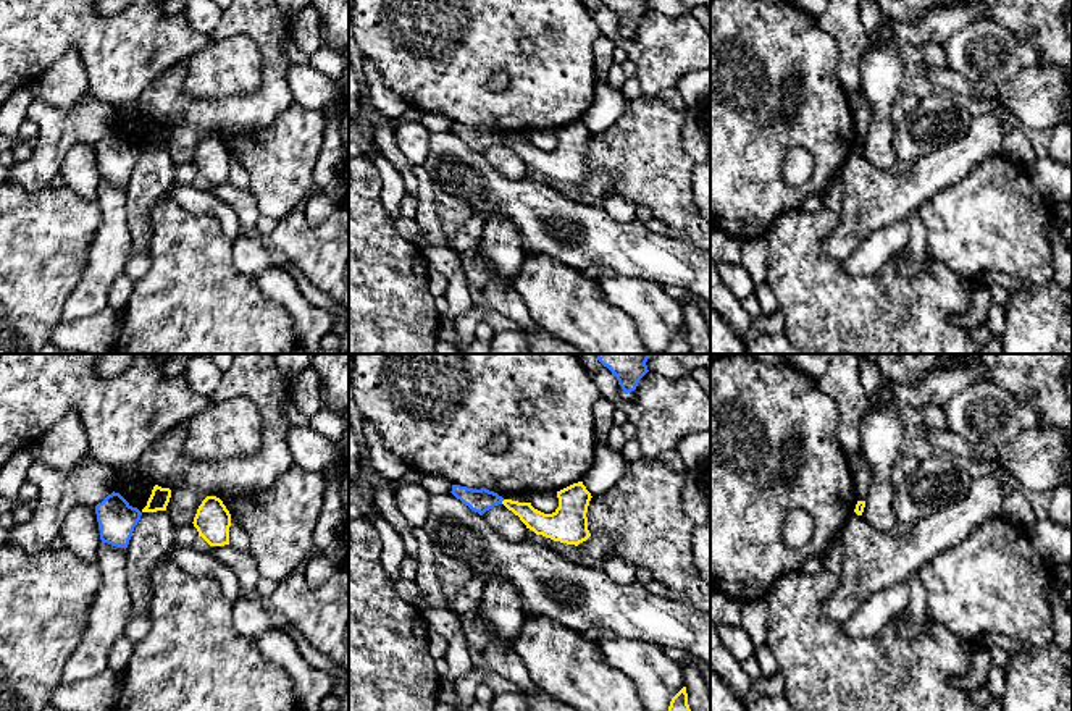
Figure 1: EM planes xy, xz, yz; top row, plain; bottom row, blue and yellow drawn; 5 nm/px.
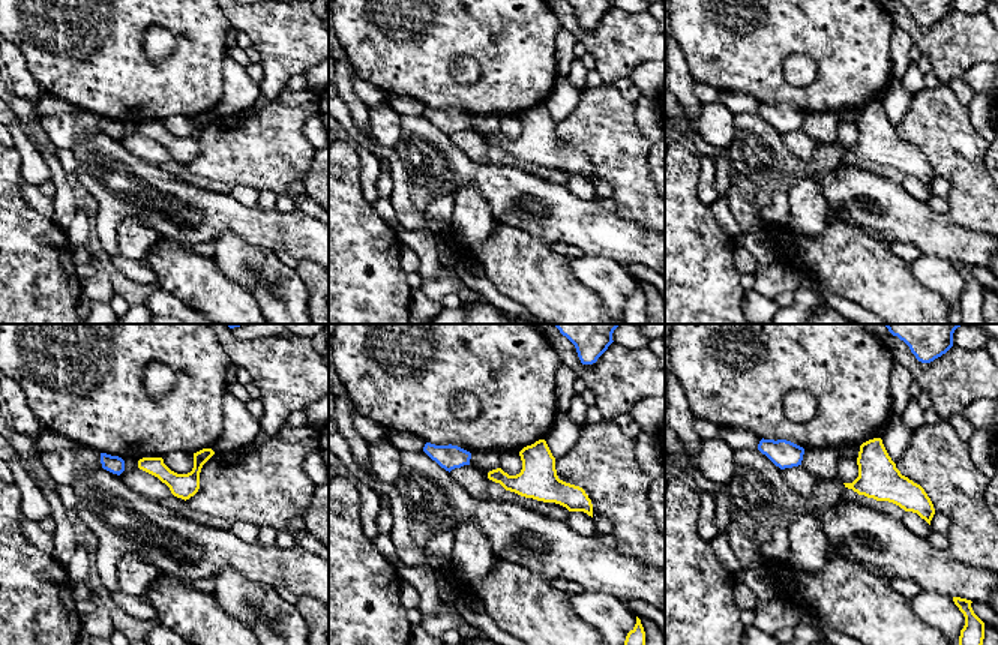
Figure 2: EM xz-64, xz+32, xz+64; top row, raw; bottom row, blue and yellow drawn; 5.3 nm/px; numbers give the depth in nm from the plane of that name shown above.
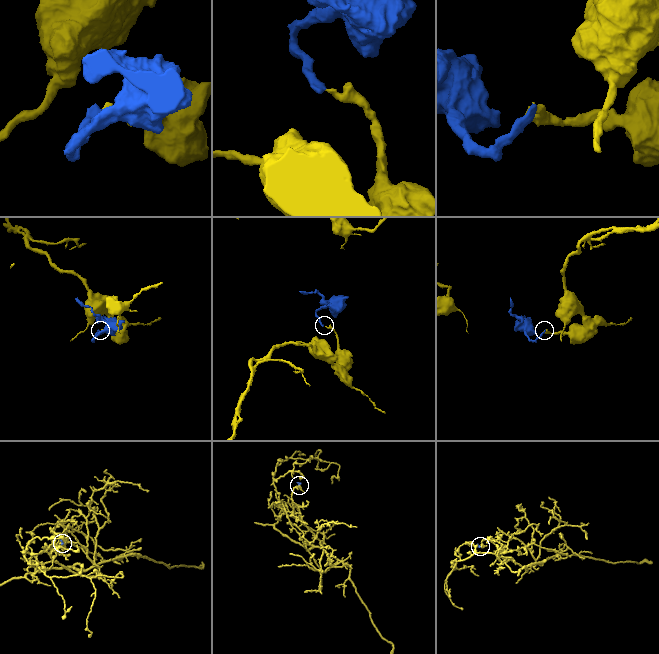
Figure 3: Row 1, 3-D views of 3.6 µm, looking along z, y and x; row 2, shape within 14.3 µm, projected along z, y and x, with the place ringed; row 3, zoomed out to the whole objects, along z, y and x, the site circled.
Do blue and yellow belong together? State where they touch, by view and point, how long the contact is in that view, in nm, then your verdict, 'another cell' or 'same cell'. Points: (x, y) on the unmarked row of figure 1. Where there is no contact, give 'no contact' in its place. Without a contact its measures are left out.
xz (502, 138) | 30 nm | another cell

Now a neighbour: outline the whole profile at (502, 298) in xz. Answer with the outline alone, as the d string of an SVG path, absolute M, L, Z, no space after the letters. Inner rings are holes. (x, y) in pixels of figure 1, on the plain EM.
M488 280L483 294L494 310L517 322L521 331L542 330L533 322L520 294L510 284Z

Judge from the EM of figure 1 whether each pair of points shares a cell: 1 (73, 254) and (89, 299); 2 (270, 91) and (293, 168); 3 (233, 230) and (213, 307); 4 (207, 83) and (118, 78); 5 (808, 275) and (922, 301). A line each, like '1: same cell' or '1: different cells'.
1: different cells
2: different cells
3: different cells
4: different cells
5: same cell

